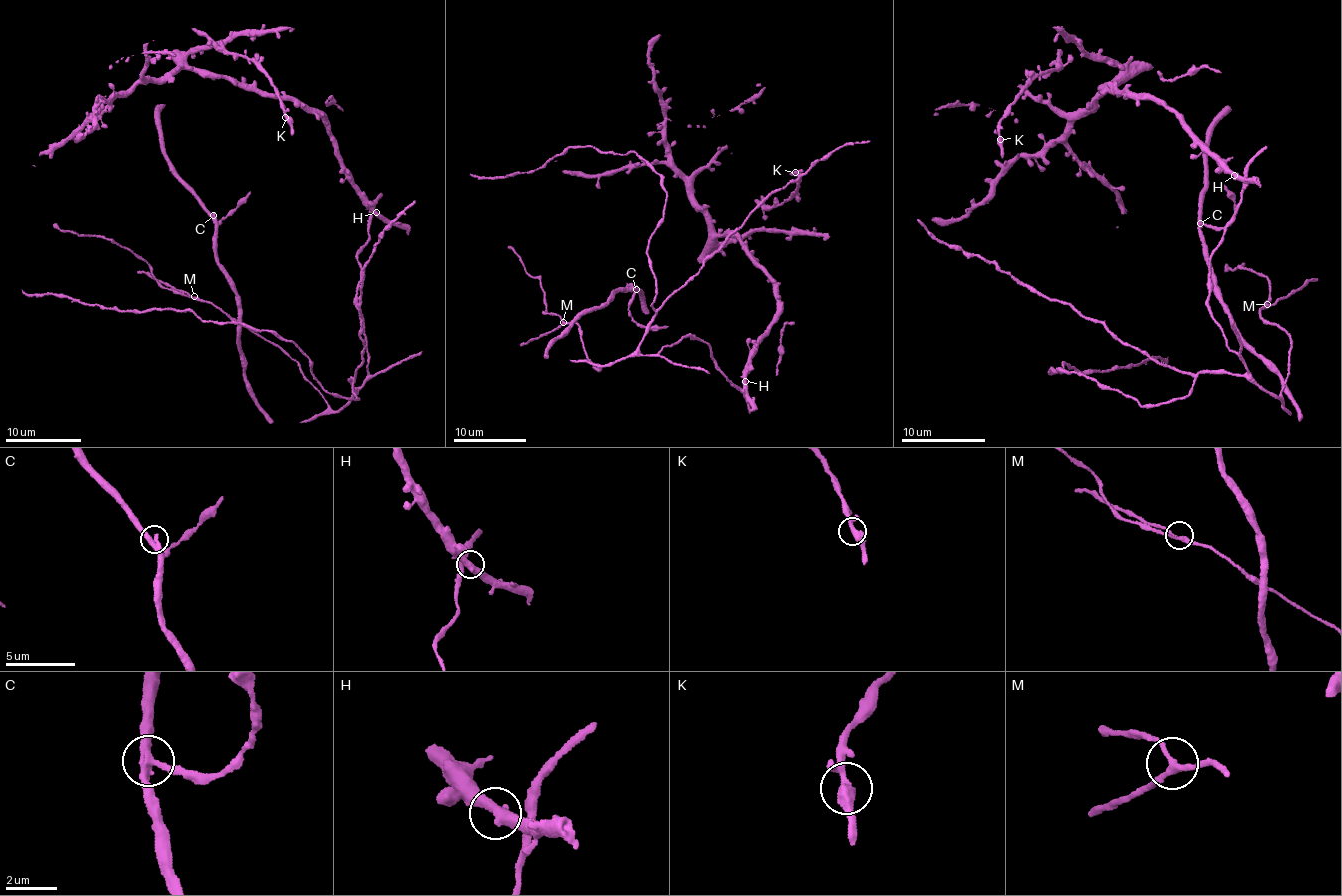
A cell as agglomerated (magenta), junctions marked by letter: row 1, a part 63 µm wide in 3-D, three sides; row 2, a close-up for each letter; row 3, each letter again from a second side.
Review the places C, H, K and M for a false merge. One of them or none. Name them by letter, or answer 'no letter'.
C

